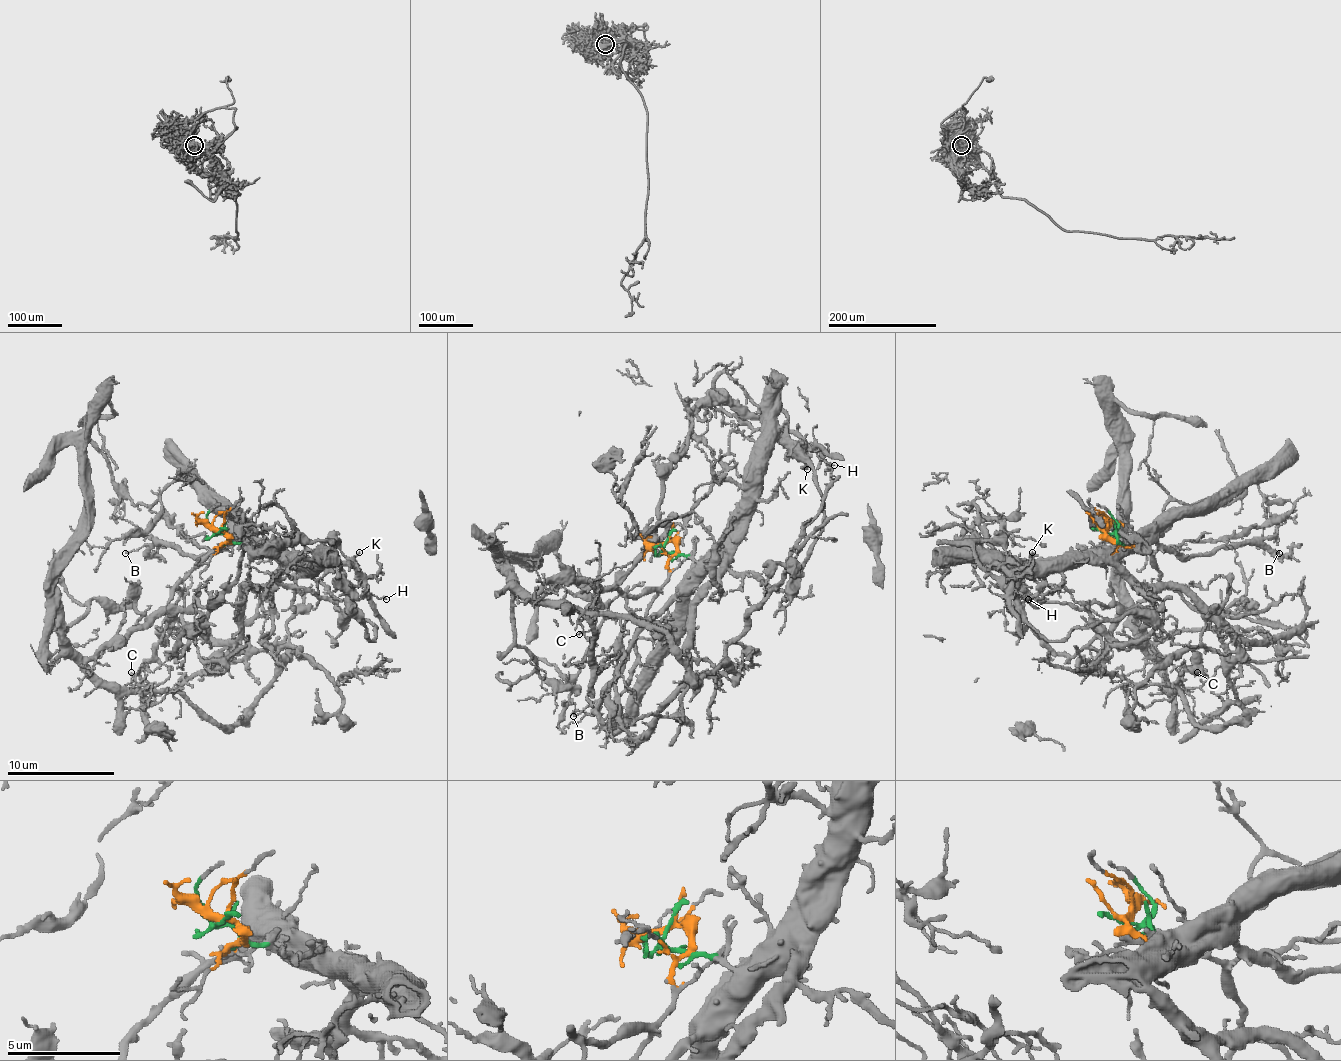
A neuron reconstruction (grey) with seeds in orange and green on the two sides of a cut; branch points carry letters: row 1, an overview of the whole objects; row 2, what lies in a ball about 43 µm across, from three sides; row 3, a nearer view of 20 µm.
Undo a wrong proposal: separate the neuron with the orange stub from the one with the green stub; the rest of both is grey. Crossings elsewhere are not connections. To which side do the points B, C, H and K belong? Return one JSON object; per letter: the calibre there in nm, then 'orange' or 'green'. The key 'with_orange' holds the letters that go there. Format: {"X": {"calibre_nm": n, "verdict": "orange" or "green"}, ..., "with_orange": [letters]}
{"B": {"calibre_nm": 110, "verdict": "green"}, "C": {"calibre_nm": 140, "verdict": "orange"}, "H": {"calibre_nm": 120, "verdict": "green"}, "K": {"calibre_nm": 140, "verdict": "green"}, "with_orange": ["C"]}

